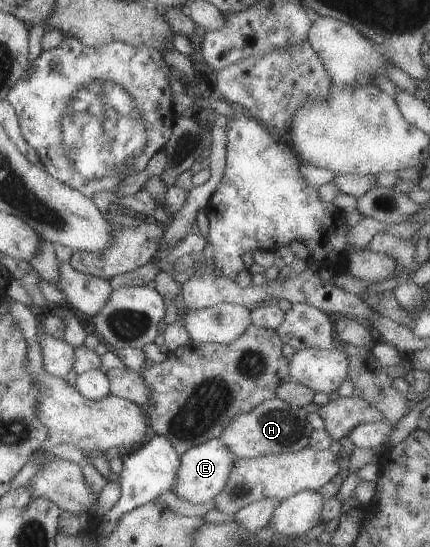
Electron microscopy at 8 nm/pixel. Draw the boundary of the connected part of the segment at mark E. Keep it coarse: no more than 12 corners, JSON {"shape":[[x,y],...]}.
{"shape":[[218,438],[179,456],[170,491],[192,504],[222,492],[235,456]]}

